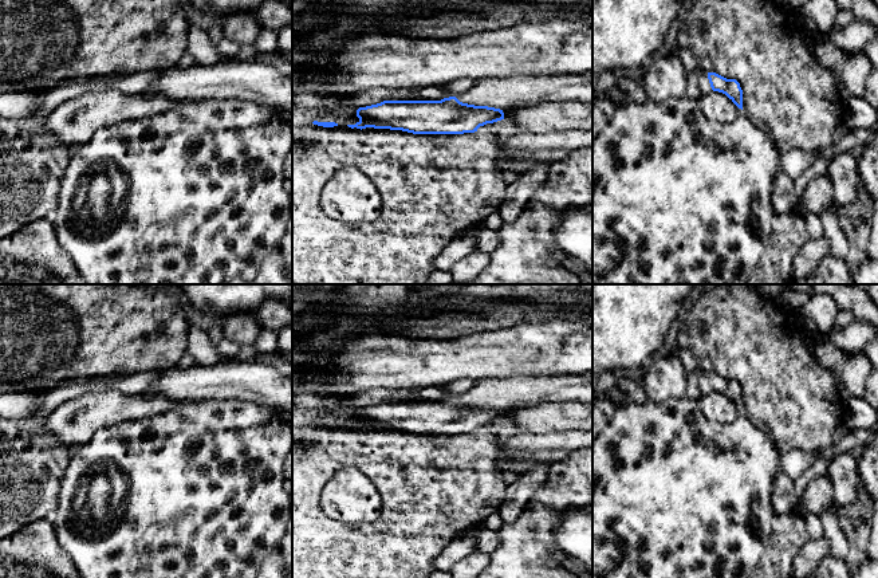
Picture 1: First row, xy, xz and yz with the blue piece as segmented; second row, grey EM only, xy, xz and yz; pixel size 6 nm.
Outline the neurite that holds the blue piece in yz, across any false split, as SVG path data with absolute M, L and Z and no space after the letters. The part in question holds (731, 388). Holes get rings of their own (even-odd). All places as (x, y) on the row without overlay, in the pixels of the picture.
M701 371L698 377L701 397L710 392L725 394L739 409L743 410L743 390L736 380L727 380L716 373Z

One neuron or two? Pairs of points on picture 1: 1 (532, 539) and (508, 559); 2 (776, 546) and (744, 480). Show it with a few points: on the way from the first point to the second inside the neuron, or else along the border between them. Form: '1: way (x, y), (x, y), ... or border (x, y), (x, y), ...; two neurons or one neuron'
1: way (527, 545), (514, 558); one neuron
2: border (776, 515), (758, 563); two neurons

